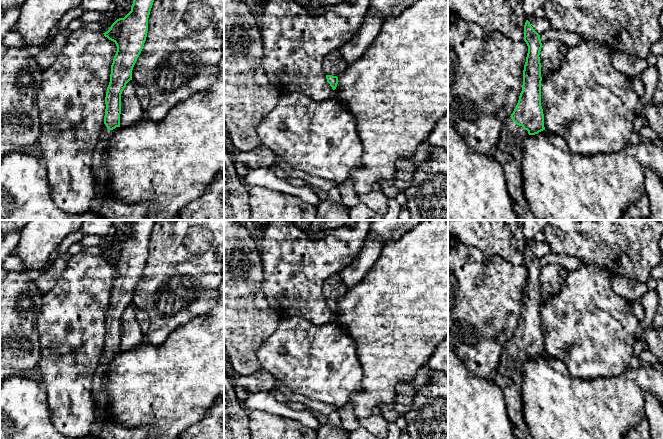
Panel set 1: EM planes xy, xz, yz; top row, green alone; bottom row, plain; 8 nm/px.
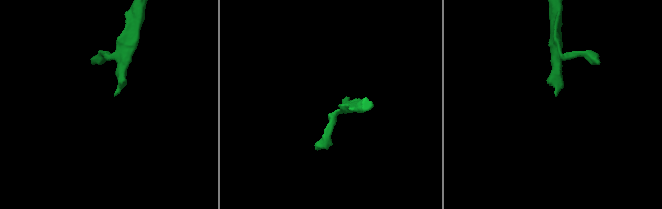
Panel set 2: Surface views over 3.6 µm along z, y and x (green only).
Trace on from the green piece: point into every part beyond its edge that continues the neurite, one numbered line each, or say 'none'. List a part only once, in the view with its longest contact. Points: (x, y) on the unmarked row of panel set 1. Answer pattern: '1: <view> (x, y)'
1: yz (508, 377)

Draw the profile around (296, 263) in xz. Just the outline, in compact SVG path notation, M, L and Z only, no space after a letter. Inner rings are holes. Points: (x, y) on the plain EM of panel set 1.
M269 220L263 227L259 242L264 271L262 289L271 307L283 317L302 317L321 325L334 321L334 314L327 306L323 292L324 282L350 266L362 252L364 242L370 235L371 220L357 220L354 226L321 231L303 231L290 220Z

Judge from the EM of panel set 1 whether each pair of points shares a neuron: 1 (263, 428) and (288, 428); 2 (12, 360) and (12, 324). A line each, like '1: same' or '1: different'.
1: same
2: same

